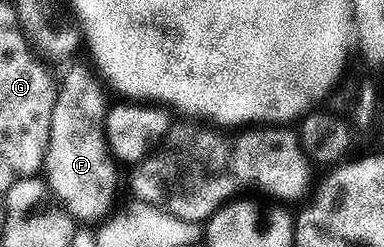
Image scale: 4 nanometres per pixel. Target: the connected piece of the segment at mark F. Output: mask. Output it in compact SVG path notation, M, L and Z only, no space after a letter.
M87 65L69 66L63 73L63 81L61 77L58 82L49 147L42 167L51 192L79 223L106 218L112 212L111 204L119 187L119 175L115 171L117 162L111 155L103 127L109 108L108 90L100 74Z

